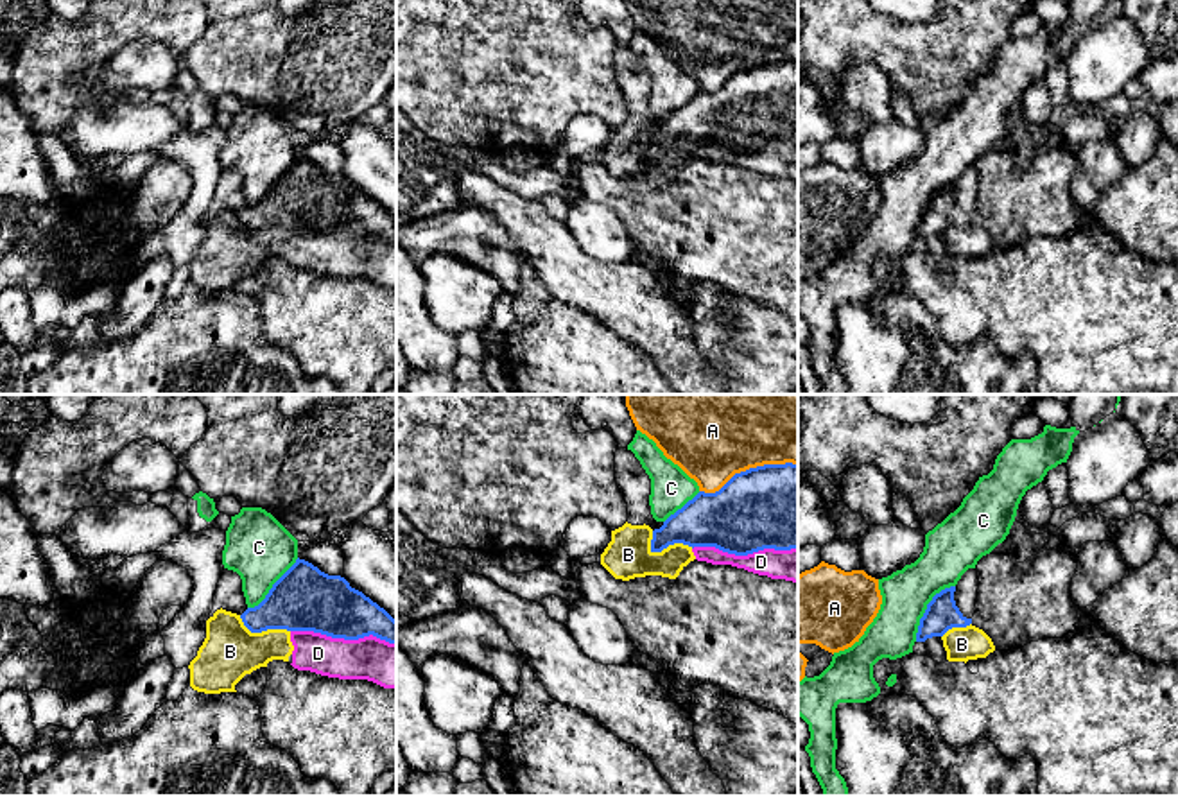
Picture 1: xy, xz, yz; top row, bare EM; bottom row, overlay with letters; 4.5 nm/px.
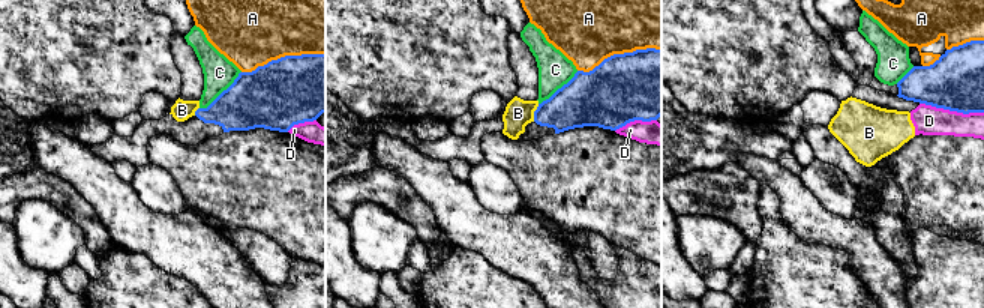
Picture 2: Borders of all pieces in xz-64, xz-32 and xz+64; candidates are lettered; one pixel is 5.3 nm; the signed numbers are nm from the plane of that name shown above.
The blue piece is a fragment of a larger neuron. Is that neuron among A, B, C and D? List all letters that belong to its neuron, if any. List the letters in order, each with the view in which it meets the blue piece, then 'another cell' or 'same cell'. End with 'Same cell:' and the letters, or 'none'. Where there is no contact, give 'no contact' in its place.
A: xz | another cell
B: xz | another cell
C: yz | another cell
D: xy | another cell
Same cell: none

